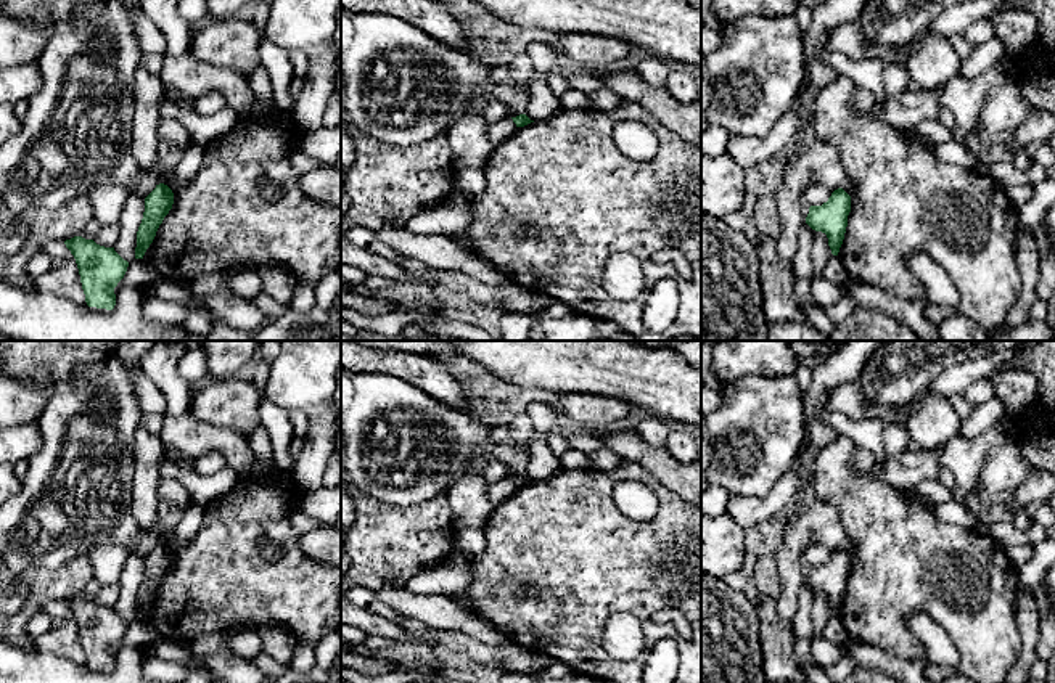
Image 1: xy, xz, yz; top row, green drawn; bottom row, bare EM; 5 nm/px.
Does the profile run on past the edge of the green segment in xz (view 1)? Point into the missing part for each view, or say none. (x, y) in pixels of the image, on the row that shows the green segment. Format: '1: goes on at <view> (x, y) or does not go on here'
1: does not go on here

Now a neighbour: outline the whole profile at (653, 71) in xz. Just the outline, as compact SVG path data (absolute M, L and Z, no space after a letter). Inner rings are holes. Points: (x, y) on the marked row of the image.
M655 56L640 61L635 71L653 88L666 88L671 74L664 61Z

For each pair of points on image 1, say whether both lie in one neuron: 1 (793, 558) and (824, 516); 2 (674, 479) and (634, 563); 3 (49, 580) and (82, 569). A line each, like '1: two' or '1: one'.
1: one
2: two
3: one

